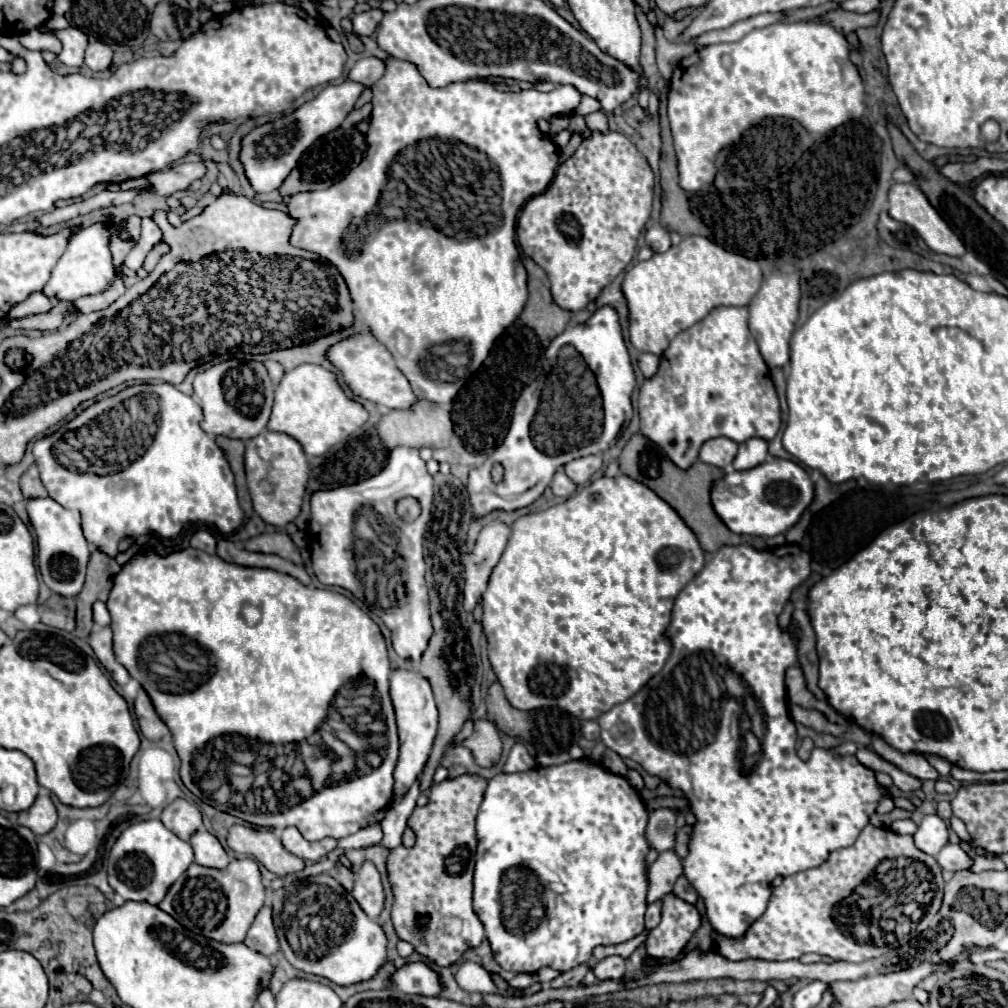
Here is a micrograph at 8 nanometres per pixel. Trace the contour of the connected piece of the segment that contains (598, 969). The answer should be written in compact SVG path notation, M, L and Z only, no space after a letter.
M620 955L606 957L594 965L594 975L602 979L622 979L624 977L624 959Z

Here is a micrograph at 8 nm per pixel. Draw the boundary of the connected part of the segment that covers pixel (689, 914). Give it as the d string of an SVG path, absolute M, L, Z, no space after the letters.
M674 893L662 899L662 919L646 939L646 951L654 959L676 959L700 927L700 913L694 905Z

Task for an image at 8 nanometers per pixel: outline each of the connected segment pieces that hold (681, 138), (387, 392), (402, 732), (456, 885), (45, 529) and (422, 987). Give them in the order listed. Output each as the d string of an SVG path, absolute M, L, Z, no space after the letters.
M774 23L750 31L740 41L702 47L694 55L682 59L682 65L674 69L670 79L667 114L678 157L678 183L688 193L714 183L718 153L736 145L749 126L757 125L767 117L794 119L806 131L822 135L846 121L860 119L864 113L864 99L864 85L848 59L844 35L822 23Z
M370 331L356 333L352 337L342 339L336 345L328 347L326 359L342 373L348 389L362 399L380 403L388 409L408 409L416 401L416 397L408 385L408 379L398 371L394 357Z
M394 669L390 675L390 695L392 695L396 721L398 721L398 735L400 735L400 759L394 771L394 779L396 779L394 797L398 797L410 789L414 779L424 769L424 763L428 759L428 753L432 749L432 741L436 735L438 711L436 711L432 689L420 673L414 673L408 669Z
M464 773L432 785L430 803L416 807L408 821L416 833L414 847L396 847L386 861L394 893L392 923L398 937L440 967L460 961L468 947L476 947L484 939L484 925L472 909L472 873L478 847L476 815L486 783L480 775Z
M50 497L28 499L26 513L28 513L34 533L36 533L36 547L38 547L36 559L38 559L38 569L42 573L44 583L52 591L56 591L64 597L74 597L84 585L86 563L90 557L88 543L80 529L80 513L62 507L58 501L50 499Z
M414 961L398 967L392 973L392 985L404 993L416 993L422 997L436 997L442 991L440 973L426 961Z

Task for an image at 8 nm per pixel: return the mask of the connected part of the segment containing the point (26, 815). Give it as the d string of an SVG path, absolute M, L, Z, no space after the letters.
M48 795L36 797L34 805L22 813L18 813L18 823L32 829L36 835L48 833L56 825L56 807Z

